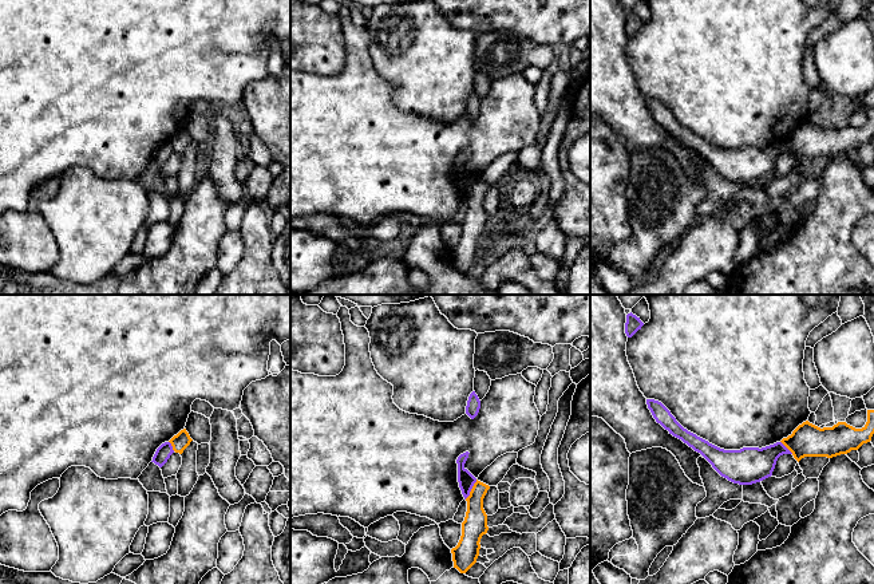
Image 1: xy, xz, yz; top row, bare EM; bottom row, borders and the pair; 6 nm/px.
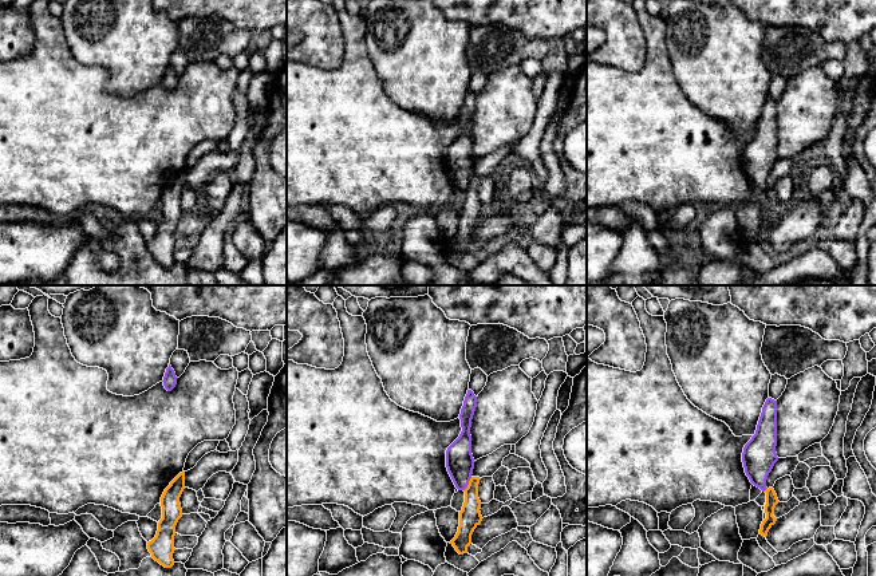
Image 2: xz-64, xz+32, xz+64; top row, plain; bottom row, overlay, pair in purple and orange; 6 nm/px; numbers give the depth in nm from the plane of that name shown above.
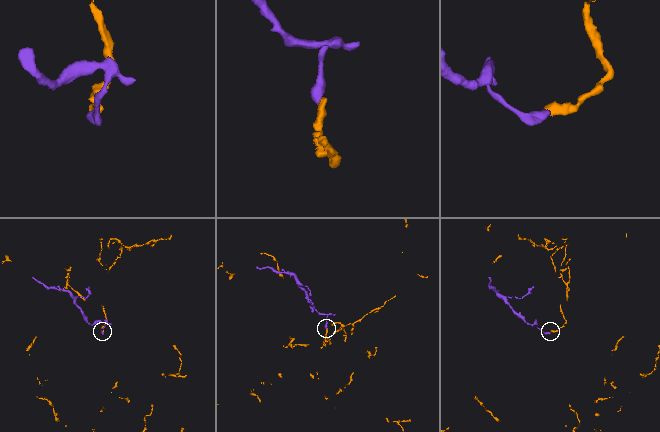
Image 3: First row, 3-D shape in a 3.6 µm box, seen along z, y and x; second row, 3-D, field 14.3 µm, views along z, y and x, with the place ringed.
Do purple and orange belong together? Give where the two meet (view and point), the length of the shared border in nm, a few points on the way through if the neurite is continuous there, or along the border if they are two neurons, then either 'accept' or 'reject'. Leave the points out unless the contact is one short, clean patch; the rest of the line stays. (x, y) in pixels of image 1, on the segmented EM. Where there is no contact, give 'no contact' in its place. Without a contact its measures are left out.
contact xz (471, 488); length 140 nm; border xz (477, 480), (465, 498); reject

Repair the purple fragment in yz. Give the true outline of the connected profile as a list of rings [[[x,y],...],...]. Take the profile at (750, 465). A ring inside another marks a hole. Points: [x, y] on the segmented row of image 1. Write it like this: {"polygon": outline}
{"polygon": [[[646,399],[646,405],[657,423],[700,453],[721,477],[733,484],[752,485],[760,482],[772,476],[780,455],[792,454],[782,442],[762,449],[720,449],[684,429],[661,402]]]}

